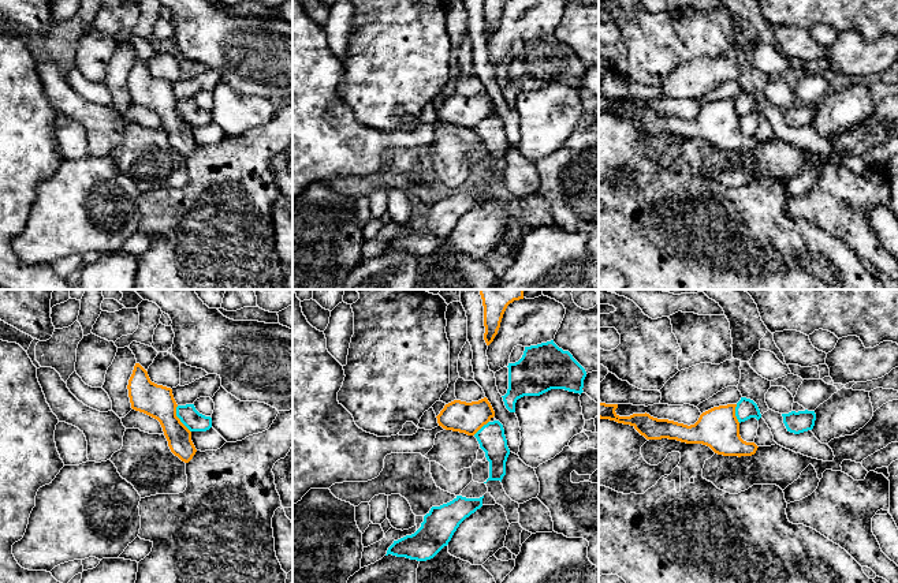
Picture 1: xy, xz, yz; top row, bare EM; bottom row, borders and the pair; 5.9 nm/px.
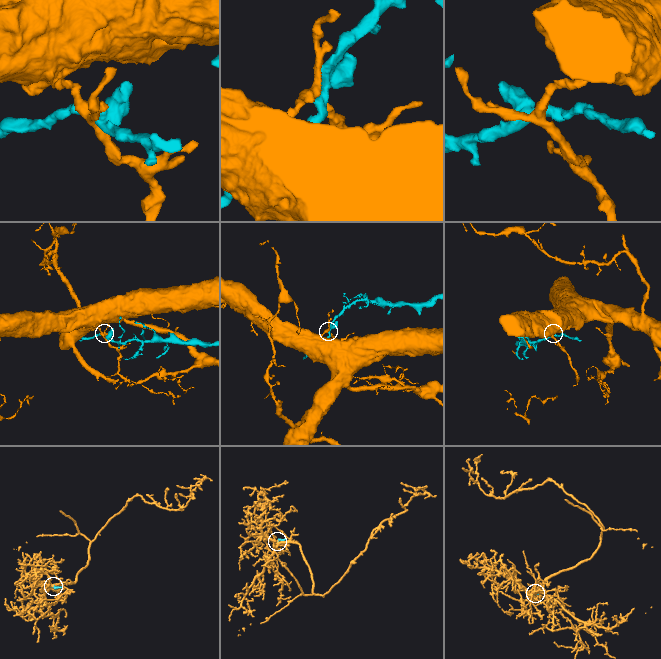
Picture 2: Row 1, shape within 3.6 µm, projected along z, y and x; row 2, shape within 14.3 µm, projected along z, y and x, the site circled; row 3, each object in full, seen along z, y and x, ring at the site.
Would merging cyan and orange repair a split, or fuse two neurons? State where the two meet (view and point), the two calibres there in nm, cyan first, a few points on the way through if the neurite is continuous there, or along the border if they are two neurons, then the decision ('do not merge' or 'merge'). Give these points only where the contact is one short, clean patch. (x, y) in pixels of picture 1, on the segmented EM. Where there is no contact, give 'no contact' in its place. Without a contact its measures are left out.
xy (179, 418) | 120/190 nm | do not merge

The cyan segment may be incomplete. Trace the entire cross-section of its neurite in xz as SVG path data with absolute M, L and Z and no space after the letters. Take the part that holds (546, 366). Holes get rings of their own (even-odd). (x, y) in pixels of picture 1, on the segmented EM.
M554 340L525 347L522 358L508 363L508 389L503 397L510 412L523 396L540 396L551 389L582 393L585 369Z

